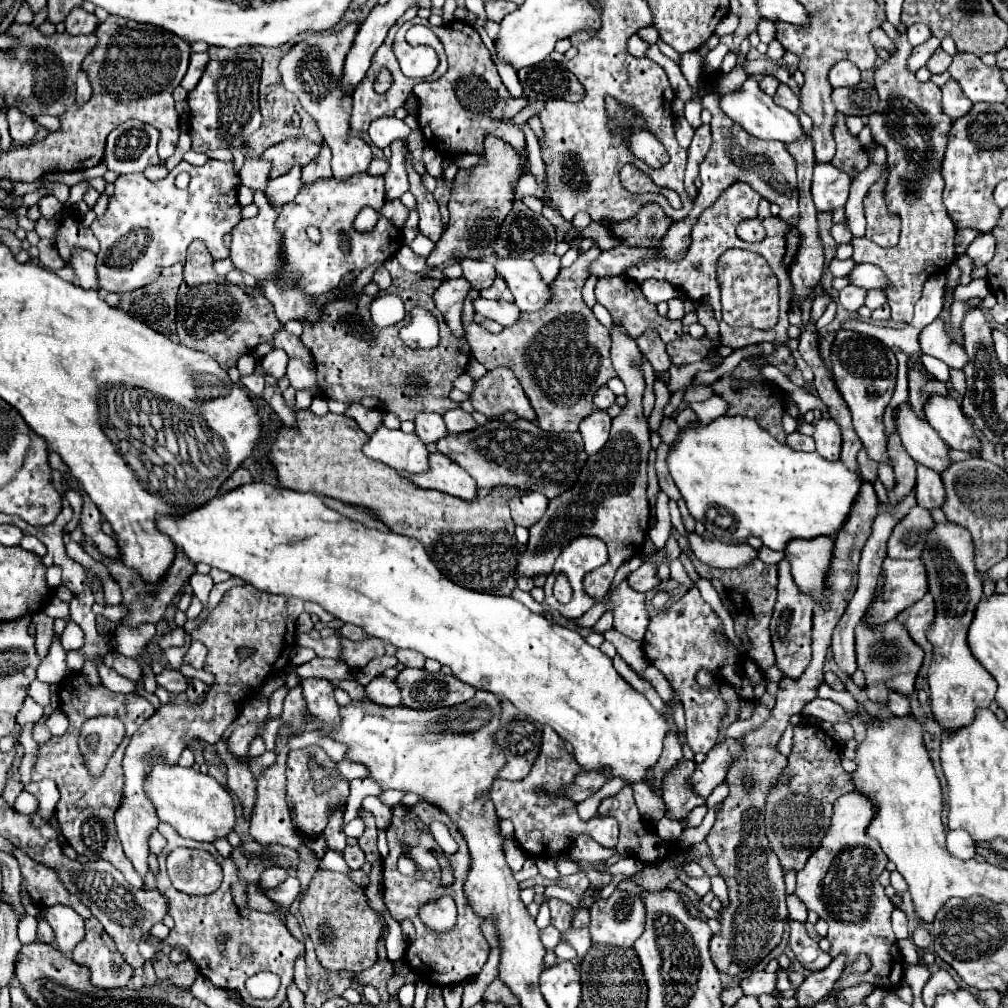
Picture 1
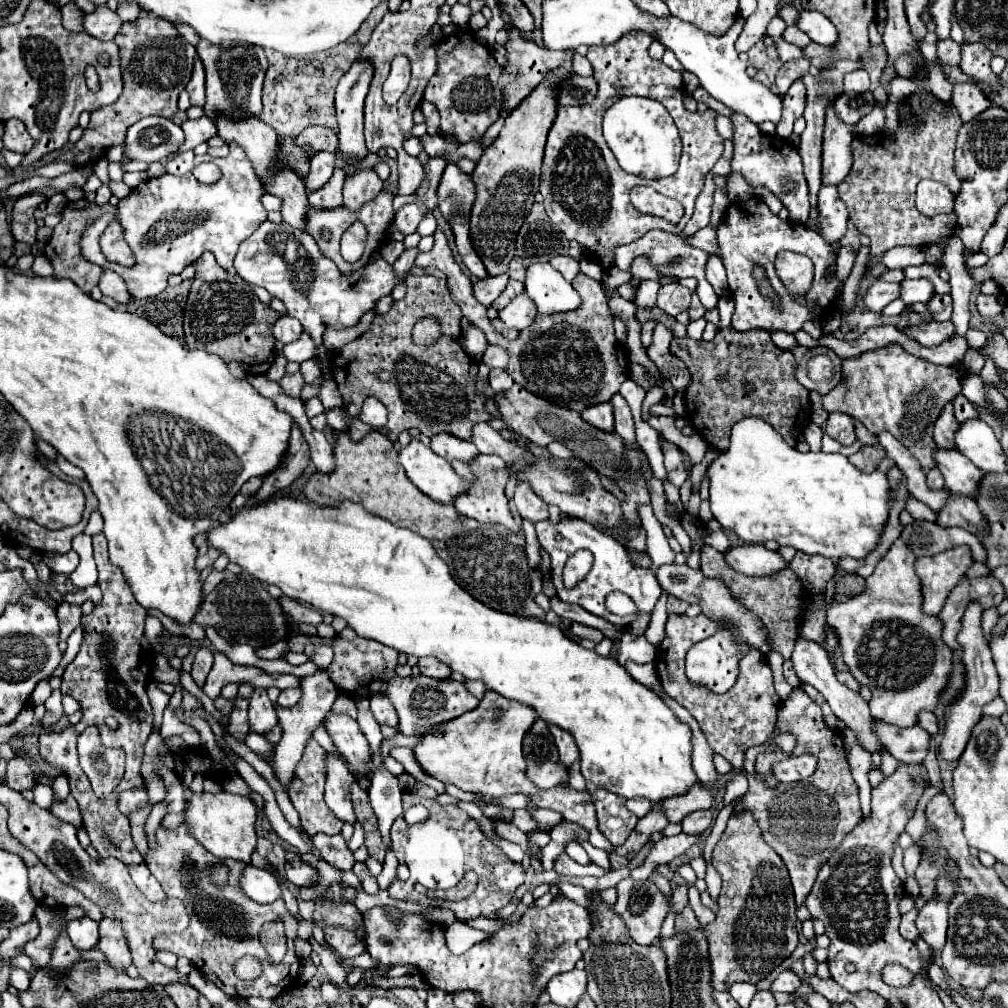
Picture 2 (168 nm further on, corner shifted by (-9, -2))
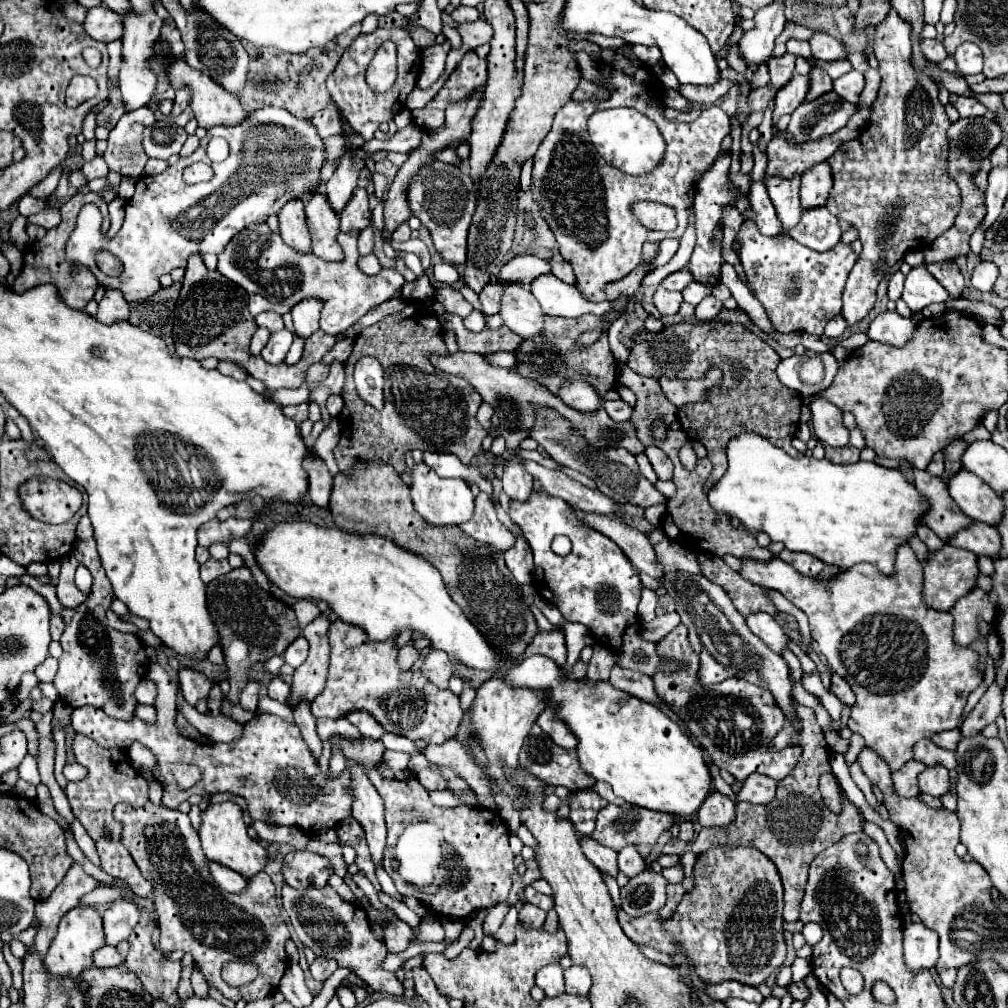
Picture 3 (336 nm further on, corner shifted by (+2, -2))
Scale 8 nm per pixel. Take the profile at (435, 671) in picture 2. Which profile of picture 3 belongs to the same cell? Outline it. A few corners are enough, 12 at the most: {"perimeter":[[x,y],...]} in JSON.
{"perimeter":[[431,651],[421,671],[441,687],[449,687],[453,663],[445,651]]}

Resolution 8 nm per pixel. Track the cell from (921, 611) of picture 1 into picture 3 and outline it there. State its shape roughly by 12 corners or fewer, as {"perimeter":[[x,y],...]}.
{"perimeter":[[979,587],[961,597],[951,613],[955,639],[979,639],[979,619],[997,619],[995,605]]}

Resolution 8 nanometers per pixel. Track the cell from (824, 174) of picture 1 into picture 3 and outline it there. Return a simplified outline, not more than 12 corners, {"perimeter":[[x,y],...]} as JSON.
{"perimeter":[[825,207],[803,213],[791,237],[829,251],[841,227]]}

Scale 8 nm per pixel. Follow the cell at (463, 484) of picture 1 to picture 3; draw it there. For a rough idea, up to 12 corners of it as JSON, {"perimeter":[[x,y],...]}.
{"perimeter":[[475,499],[475,519],[461,529],[475,541],[507,551],[515,545],[491,499]]}

